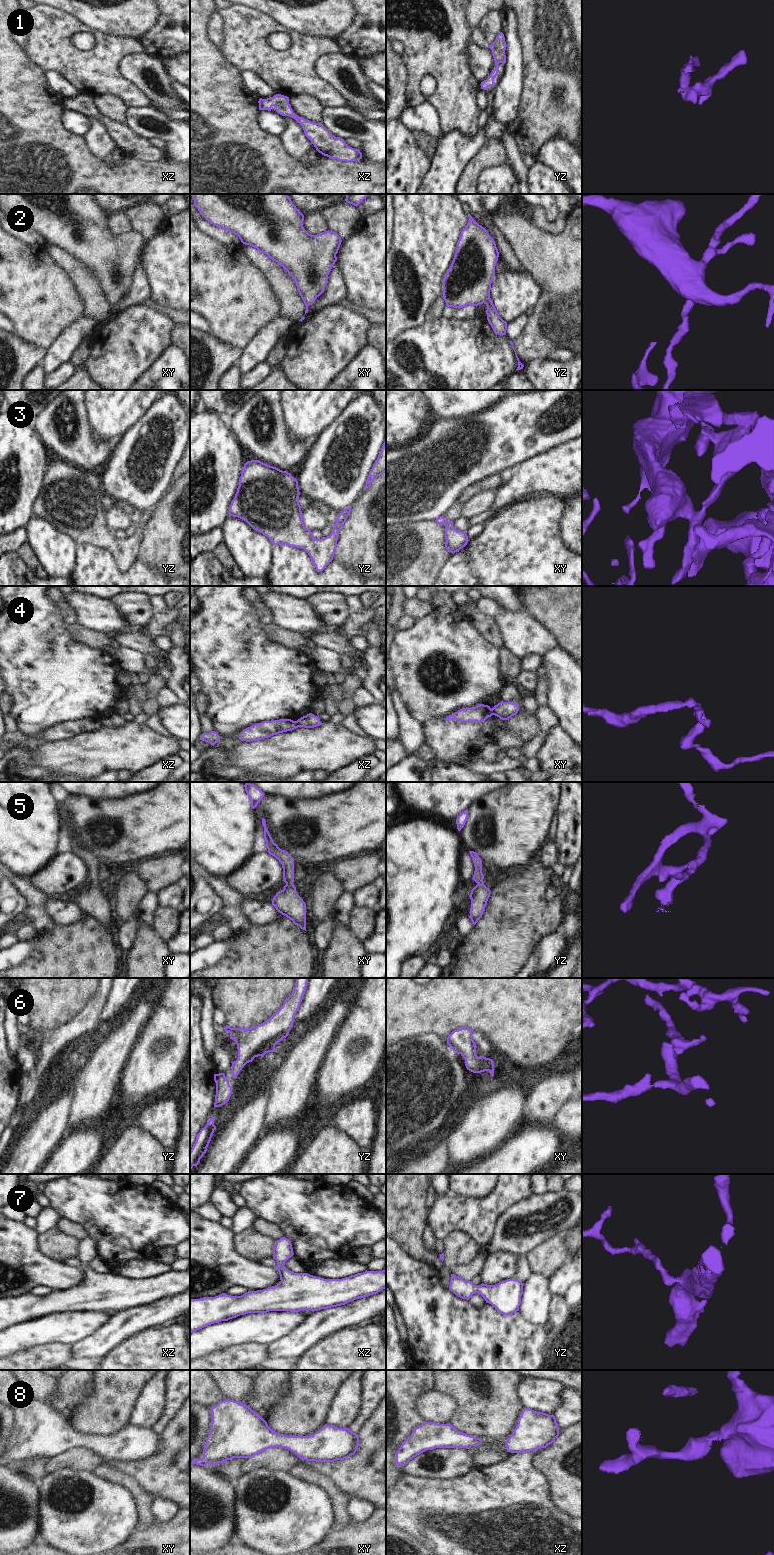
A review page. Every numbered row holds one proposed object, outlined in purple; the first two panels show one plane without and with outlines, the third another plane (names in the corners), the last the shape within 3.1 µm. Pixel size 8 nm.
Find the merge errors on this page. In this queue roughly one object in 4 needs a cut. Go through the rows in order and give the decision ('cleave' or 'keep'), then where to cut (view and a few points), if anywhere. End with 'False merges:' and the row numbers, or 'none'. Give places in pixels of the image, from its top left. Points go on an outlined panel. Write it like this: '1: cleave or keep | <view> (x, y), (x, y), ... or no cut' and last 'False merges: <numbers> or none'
1: keep | no cut
2: keep | no cut
3: keep | no cut
4: cleave | xz (295, 721), (298, 726)
5: keep | no cut
6: keep | no cut
7: keep | no cut
8: keep | no cut
False merges: 4

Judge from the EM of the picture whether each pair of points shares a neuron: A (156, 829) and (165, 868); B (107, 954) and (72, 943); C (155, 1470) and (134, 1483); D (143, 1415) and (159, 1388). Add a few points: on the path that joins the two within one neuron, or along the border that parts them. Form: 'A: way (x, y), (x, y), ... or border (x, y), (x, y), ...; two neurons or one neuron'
A: border (165, 853), (147, 858); two neurons
B: way (98, 946), (95, 943), (81, 943); one neuron
C: border (118, 1470), (133, 1475), (155, 1497); two neurons
D: way (150, 1408), (156, 1395); one neuron

